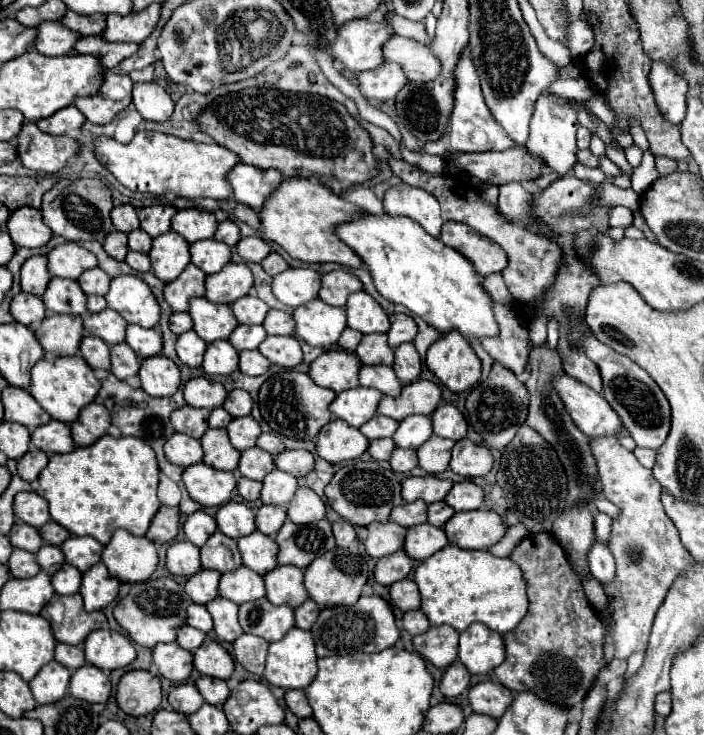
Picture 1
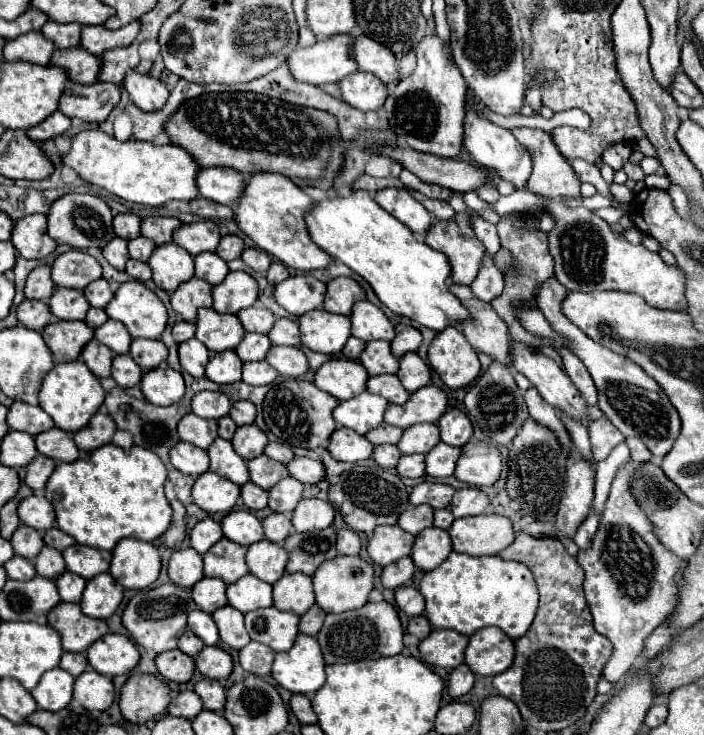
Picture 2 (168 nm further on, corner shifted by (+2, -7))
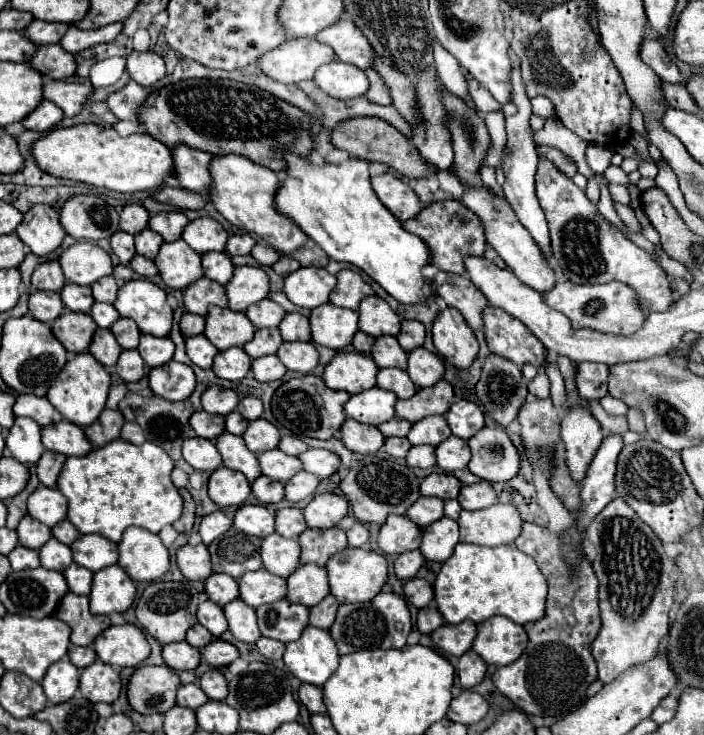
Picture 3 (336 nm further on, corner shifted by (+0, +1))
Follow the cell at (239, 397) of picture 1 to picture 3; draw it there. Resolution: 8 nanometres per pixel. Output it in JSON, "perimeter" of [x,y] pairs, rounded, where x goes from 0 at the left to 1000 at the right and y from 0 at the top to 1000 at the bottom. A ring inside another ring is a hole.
{"perimeter":[[[345,539],[345,541],[339,544],[337,561],[339,561],[348,571],[362,571],[362,569],[371,569],[371,563],[374,563],[374,550],[371,550],[371,544],[362,541],[362,539]]]}

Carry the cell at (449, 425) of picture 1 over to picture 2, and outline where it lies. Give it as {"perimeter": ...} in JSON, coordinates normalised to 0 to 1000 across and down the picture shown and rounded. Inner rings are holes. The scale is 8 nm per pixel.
{"perimeter":[[[638,555],[621,574],[624,585],[626,585],[626,599],[632,604],[643,604],[643,607],[661,607],[672,590],[672,580],[669,571],[663,569],[661,561],[655,561],[652,555]]]}

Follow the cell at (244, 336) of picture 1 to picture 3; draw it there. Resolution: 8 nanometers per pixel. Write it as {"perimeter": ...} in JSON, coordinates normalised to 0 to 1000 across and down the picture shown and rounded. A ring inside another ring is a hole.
{"perimeter":[[[362,449],[362,457],[357,465],[351,465],[351,471],[345,471],[345,476],[357,484],[357,487],[371,487],[379,482],[391,482],[393,473],[399,471],[399,454],[396,449]]]}

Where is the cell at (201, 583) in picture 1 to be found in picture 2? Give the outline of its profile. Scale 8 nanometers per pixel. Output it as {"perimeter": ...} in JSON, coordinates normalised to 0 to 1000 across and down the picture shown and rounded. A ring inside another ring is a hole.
{"perimeter":[[[288,786],[274,797],[274,816],[288,833],[303,835],[308,827],[322,822],[320,803],[322,803],[320,792],[305,786]]]}

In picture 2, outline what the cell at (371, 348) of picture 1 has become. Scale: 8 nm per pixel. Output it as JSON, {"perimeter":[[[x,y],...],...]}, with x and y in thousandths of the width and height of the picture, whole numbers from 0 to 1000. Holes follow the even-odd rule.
{"perimeter":[[[524,465],[521,473],[516,476],[510,493],[521,501],[524,512],[536,509],[564,509],[567,503],[567,490],[555,482],[553,465]]]}

